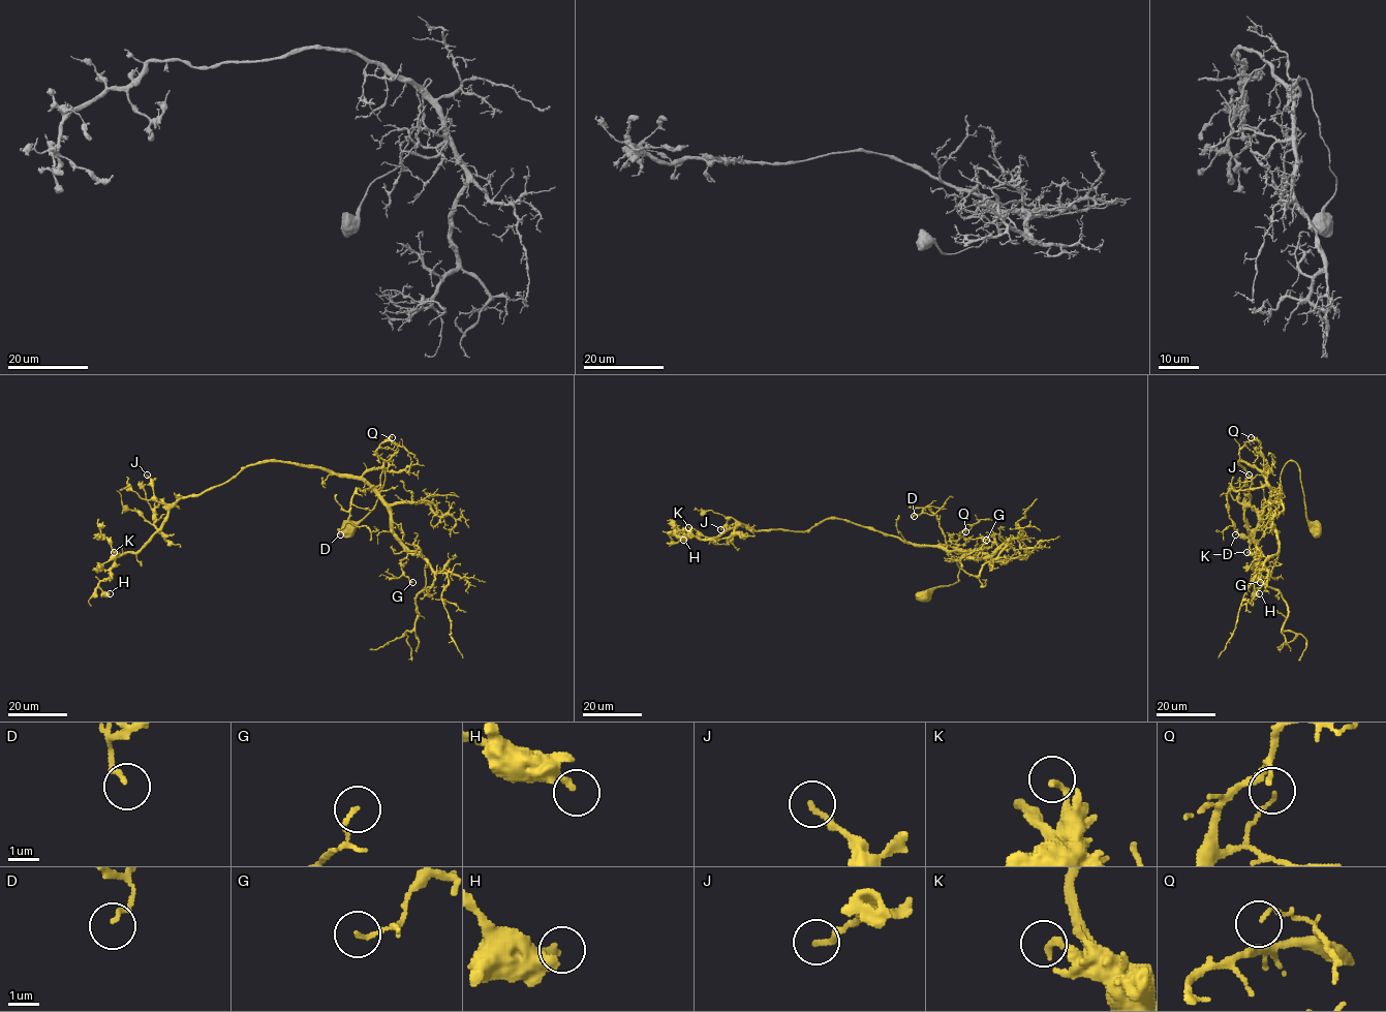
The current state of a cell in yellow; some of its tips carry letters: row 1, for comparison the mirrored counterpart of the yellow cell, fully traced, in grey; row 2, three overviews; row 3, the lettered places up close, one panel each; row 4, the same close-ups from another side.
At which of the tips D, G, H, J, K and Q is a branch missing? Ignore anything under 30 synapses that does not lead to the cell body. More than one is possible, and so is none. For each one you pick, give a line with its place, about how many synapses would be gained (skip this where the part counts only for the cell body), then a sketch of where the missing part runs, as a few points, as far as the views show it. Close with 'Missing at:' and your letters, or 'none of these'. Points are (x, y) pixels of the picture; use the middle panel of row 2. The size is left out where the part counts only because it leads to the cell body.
Missing at: none of these

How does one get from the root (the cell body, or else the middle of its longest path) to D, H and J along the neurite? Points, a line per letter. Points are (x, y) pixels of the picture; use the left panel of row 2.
D: (349, 529), (374, 506), (383, 483), (384, 461), (380, 487), (355, 492), (349, 519), (340, 534)
H: (349, 529), (384, 461), (375, 490), (251, 464), (183, 496), (116, 559), (110, 593)
J: (349, 529), (374, 506), (384, 461), (375, 490), (320, 468), (266, 461), (171, 504), (157, 500), (147, 474)

